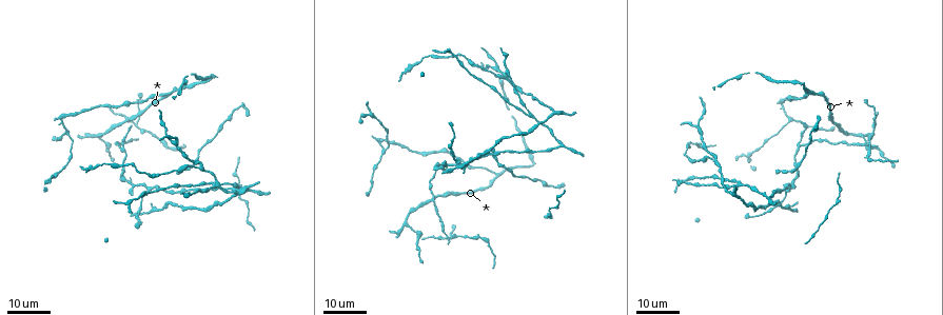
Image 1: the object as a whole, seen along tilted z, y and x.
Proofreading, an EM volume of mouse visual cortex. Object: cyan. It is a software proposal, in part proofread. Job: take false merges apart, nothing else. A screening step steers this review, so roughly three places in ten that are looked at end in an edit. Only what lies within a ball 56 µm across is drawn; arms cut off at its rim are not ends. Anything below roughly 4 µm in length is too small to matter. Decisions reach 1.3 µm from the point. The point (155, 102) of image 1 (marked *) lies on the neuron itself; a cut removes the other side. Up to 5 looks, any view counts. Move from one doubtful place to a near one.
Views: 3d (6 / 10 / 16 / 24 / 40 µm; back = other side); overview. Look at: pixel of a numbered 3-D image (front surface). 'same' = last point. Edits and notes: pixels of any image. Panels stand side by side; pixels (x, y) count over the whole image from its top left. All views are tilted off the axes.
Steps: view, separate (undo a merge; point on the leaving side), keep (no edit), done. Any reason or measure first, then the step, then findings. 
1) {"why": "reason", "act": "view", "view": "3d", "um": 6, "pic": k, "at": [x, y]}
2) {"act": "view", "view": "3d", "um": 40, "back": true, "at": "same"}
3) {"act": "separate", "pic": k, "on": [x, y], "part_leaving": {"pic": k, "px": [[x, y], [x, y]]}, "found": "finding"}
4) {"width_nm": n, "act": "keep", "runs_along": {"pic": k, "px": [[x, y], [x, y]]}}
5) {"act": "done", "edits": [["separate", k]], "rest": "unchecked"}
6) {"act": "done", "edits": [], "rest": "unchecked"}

{"why": "three arms meet", "act": "view", "view": "3d", "um": 16, "pic": 1, "at": [135, 124]}

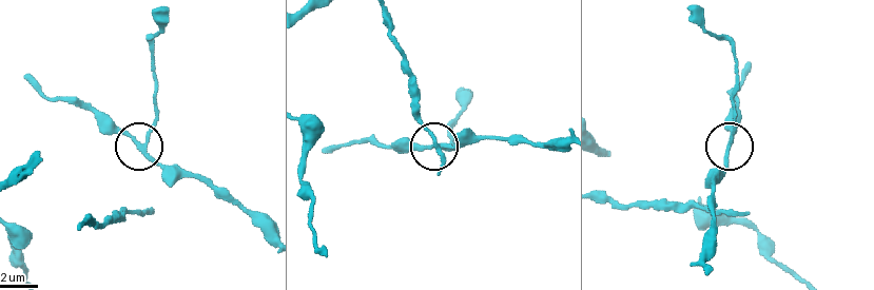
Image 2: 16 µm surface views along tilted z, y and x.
{"why": "zoom in", "act": "view", "view": "3d", "um": 6, "pic": 2, "at": [141, 142]}

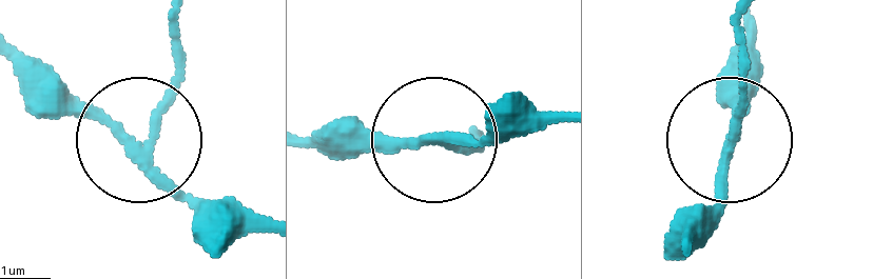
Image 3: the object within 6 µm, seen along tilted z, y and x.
{"arms": 3, "act": "keep", "found": "continuous, no second neuron"}

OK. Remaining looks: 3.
{"why": "arms part here", "act": "view", "view": "3d", "um": 16, "pic": 1, "at": [563, 145]}

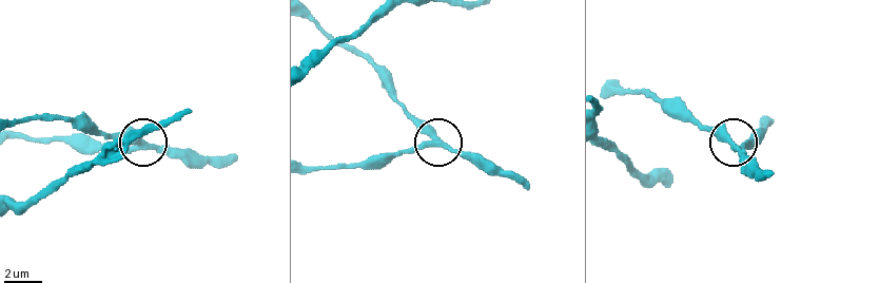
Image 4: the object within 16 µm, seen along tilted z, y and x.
{"act": "view", "view": "3d", "um": 6, "pic": 4, "at": [142, 143]}

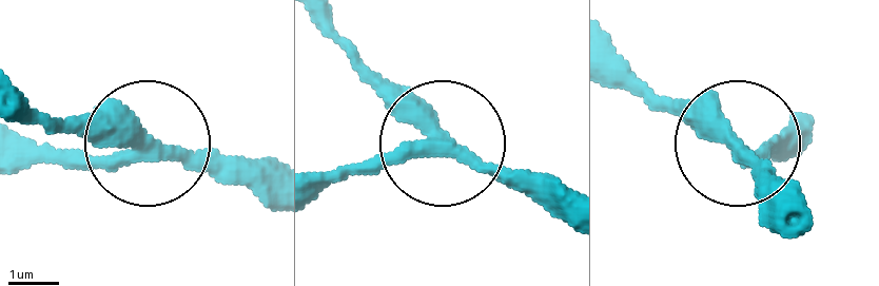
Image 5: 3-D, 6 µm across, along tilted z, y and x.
{"side_arm_um": 6, "act": "keep", "runs_along": {"pic": 5, "px": [[800, 128], [735, 149], [797, 217]]}, "found": "continuous, no second neuron"}

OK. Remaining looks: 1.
{"act": "done", "edits": [], "rest": "unchecked"}

